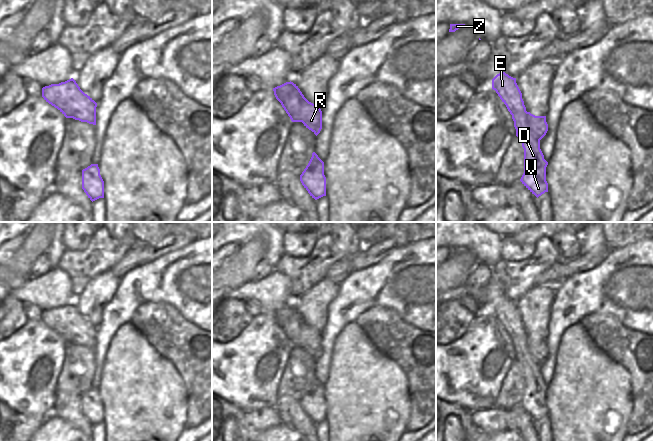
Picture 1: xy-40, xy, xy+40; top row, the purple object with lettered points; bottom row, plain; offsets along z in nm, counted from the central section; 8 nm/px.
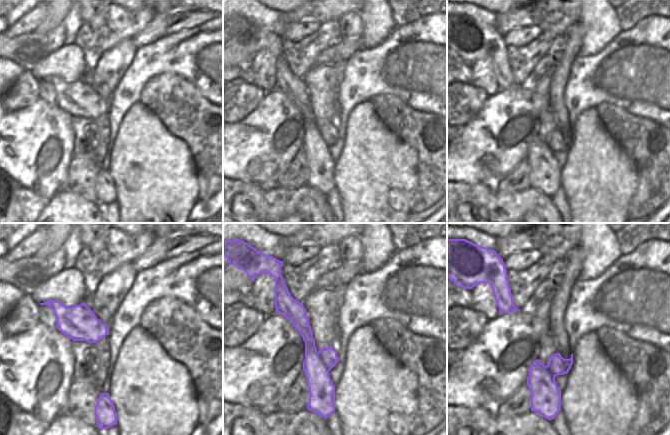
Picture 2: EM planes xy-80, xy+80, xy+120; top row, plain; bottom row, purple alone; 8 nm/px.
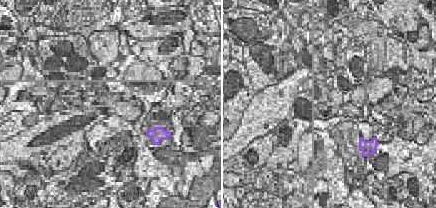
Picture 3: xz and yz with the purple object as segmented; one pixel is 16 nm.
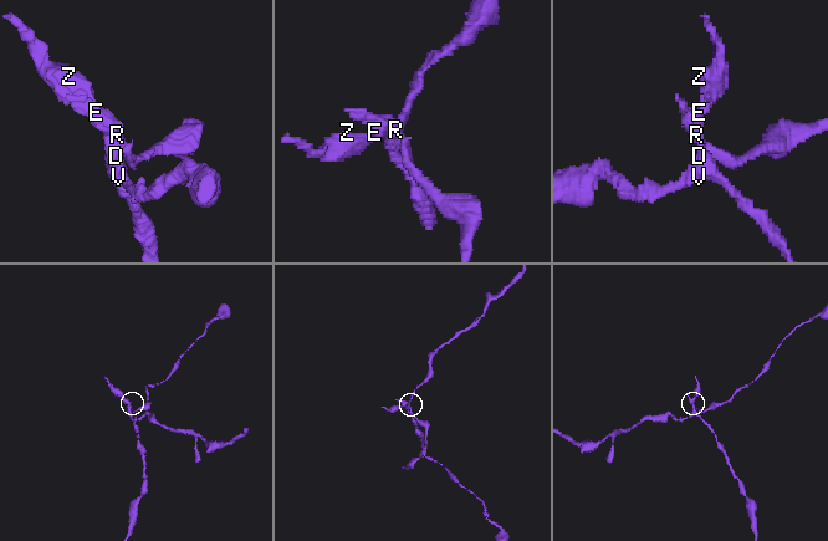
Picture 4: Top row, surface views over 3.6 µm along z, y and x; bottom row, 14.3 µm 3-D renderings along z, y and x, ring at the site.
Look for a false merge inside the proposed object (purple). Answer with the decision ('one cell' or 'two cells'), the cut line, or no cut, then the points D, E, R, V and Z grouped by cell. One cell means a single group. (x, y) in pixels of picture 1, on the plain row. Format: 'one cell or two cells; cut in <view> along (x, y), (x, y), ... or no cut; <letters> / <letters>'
two cells; cut in xy+40 along (527, 336), (529, 350), (540, 363); D E V Z / R

